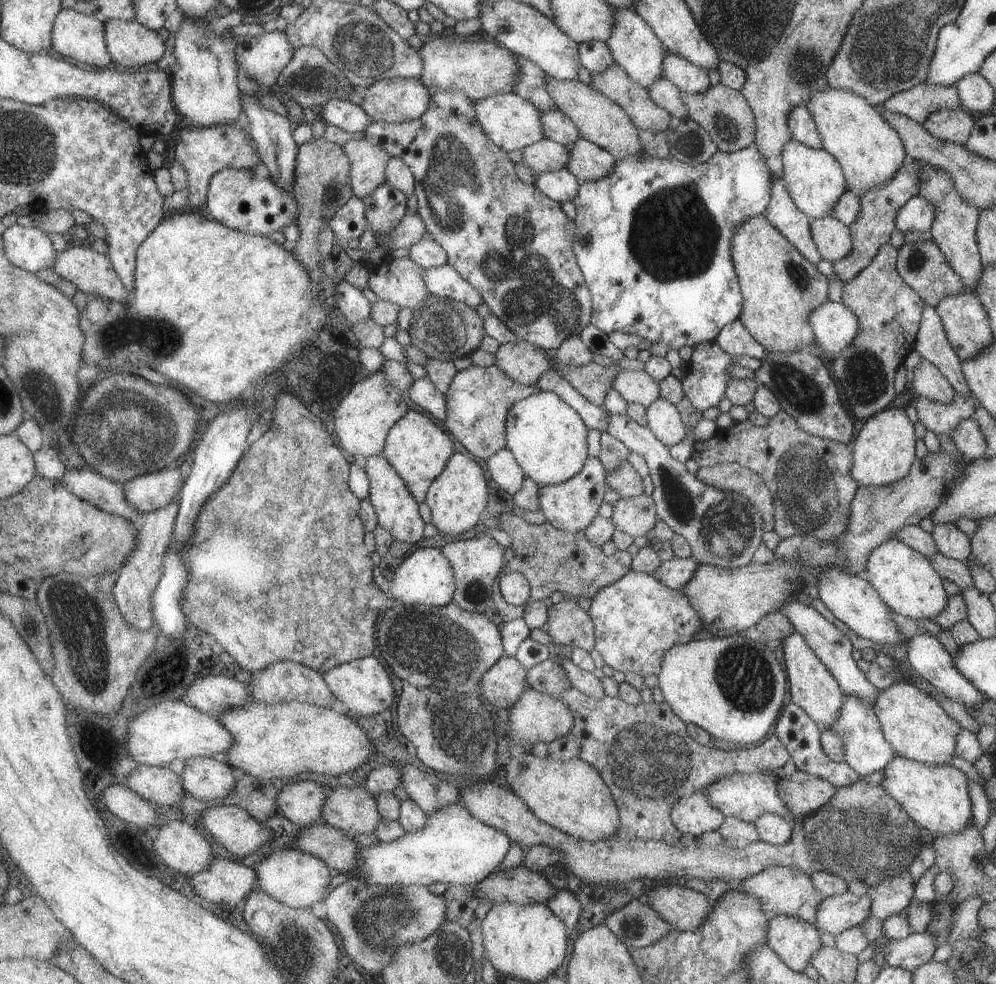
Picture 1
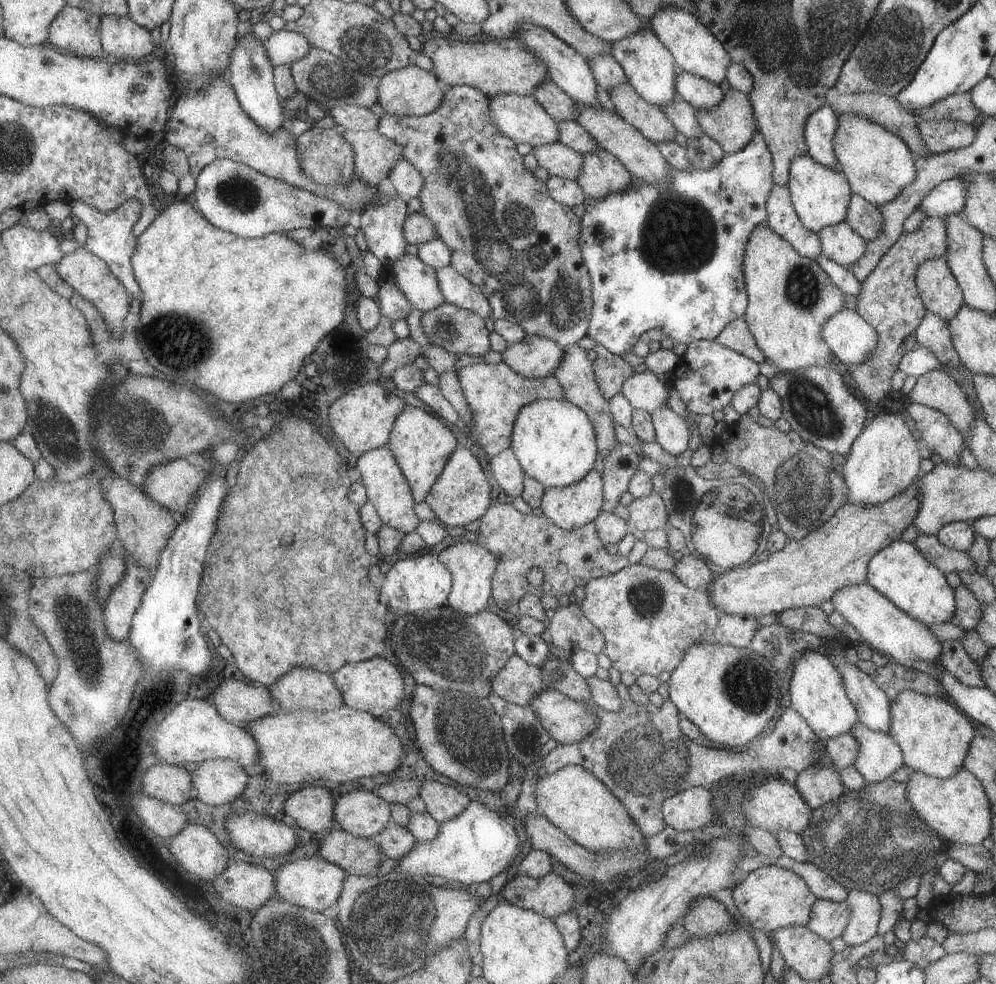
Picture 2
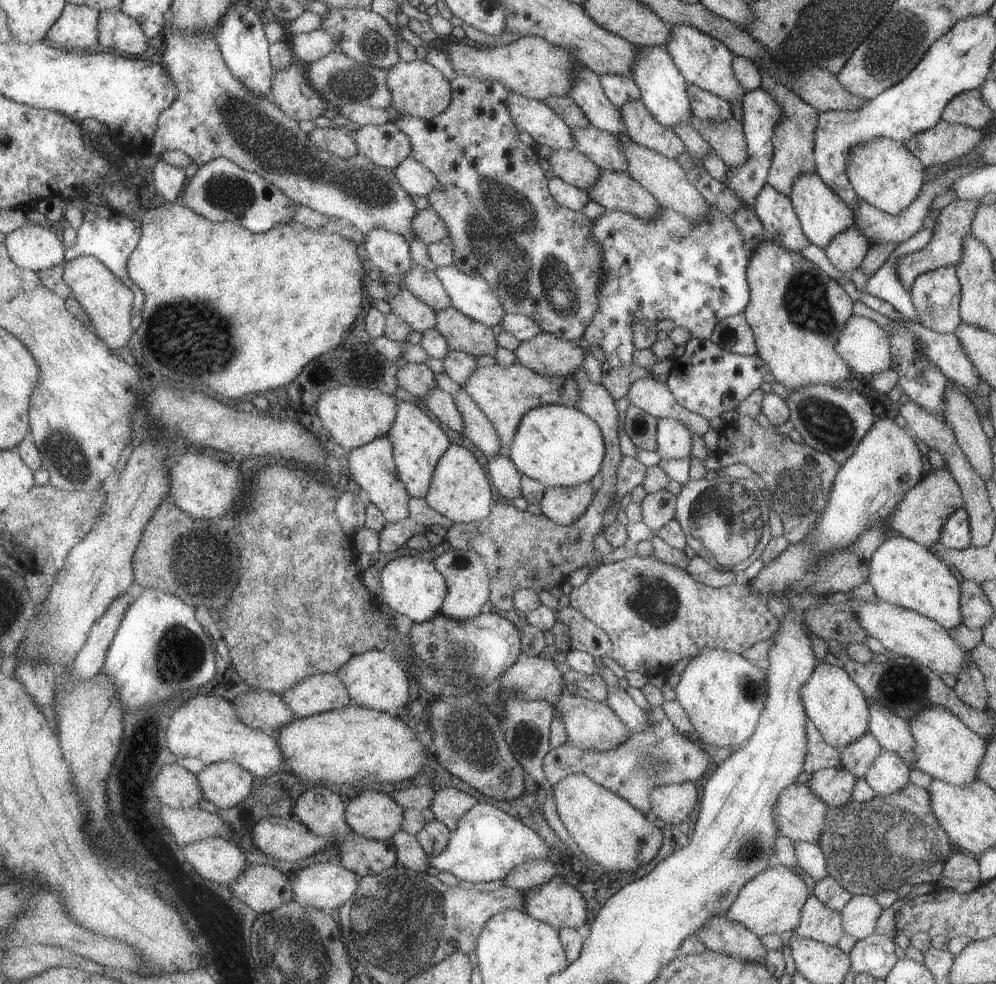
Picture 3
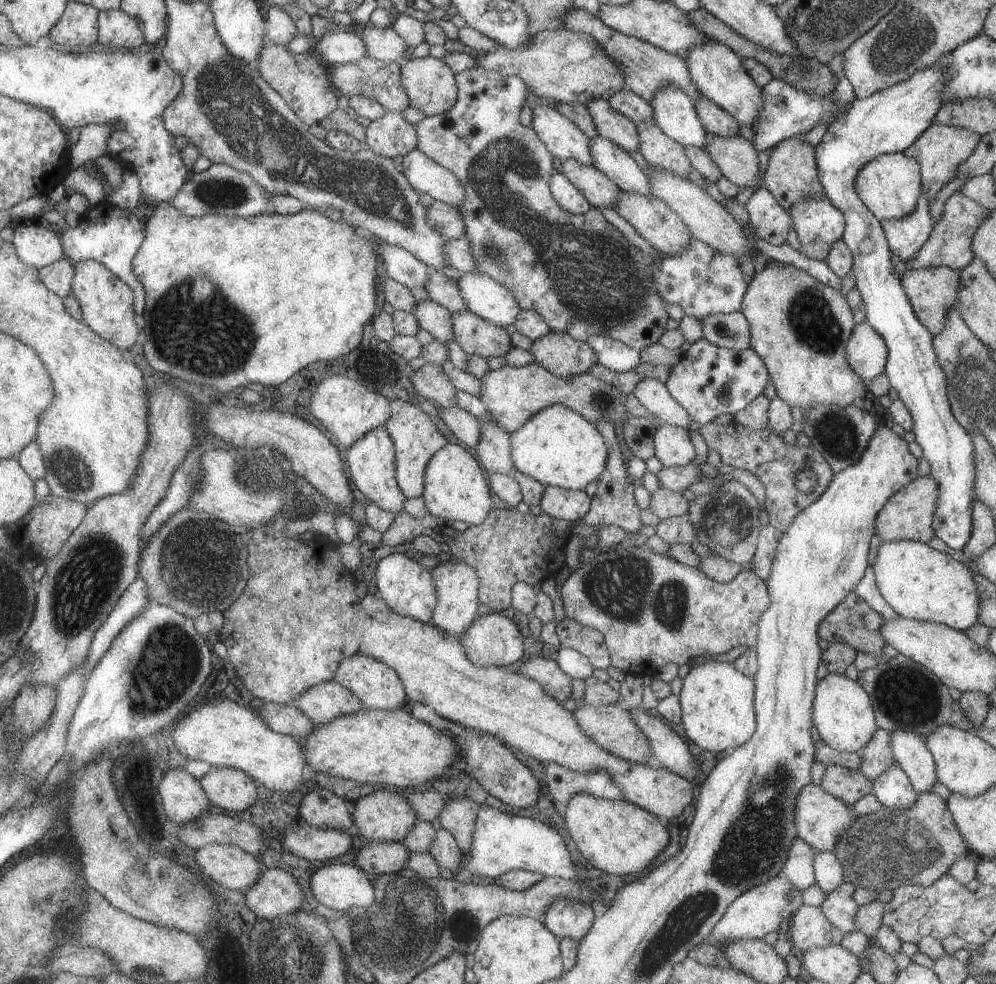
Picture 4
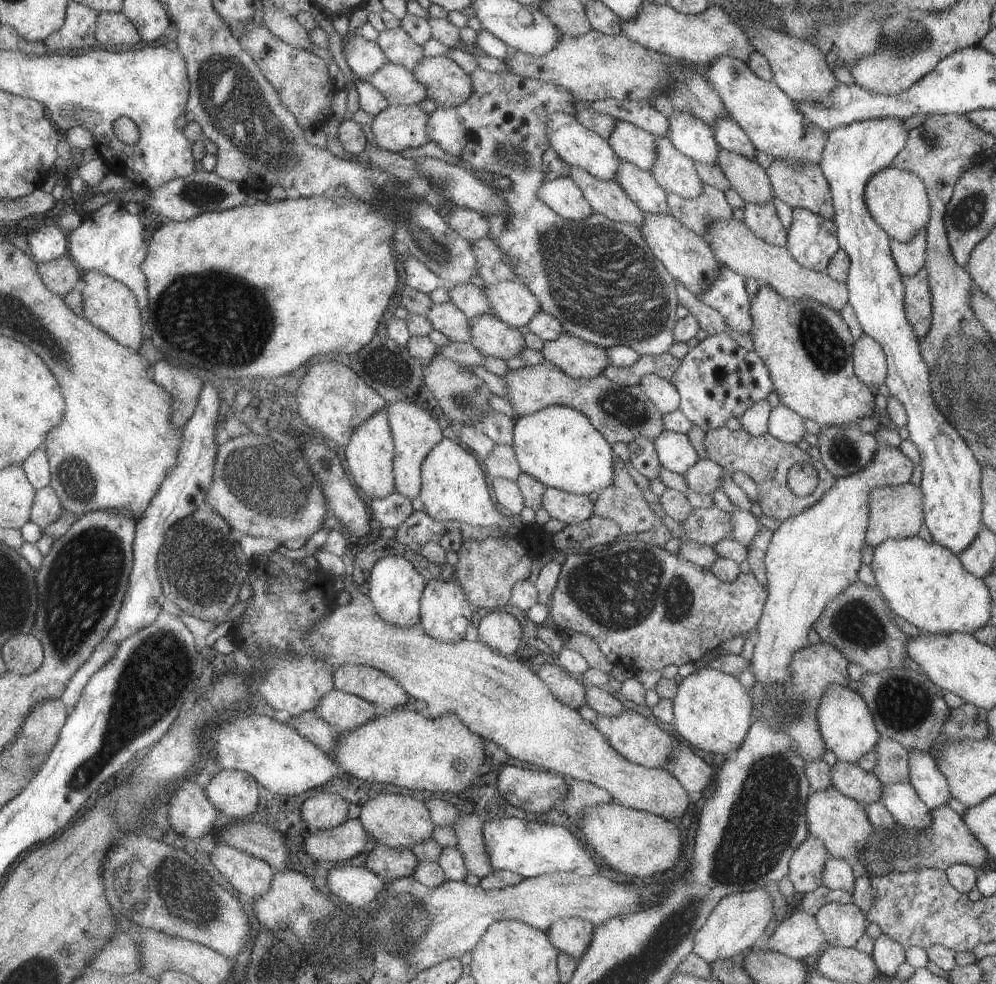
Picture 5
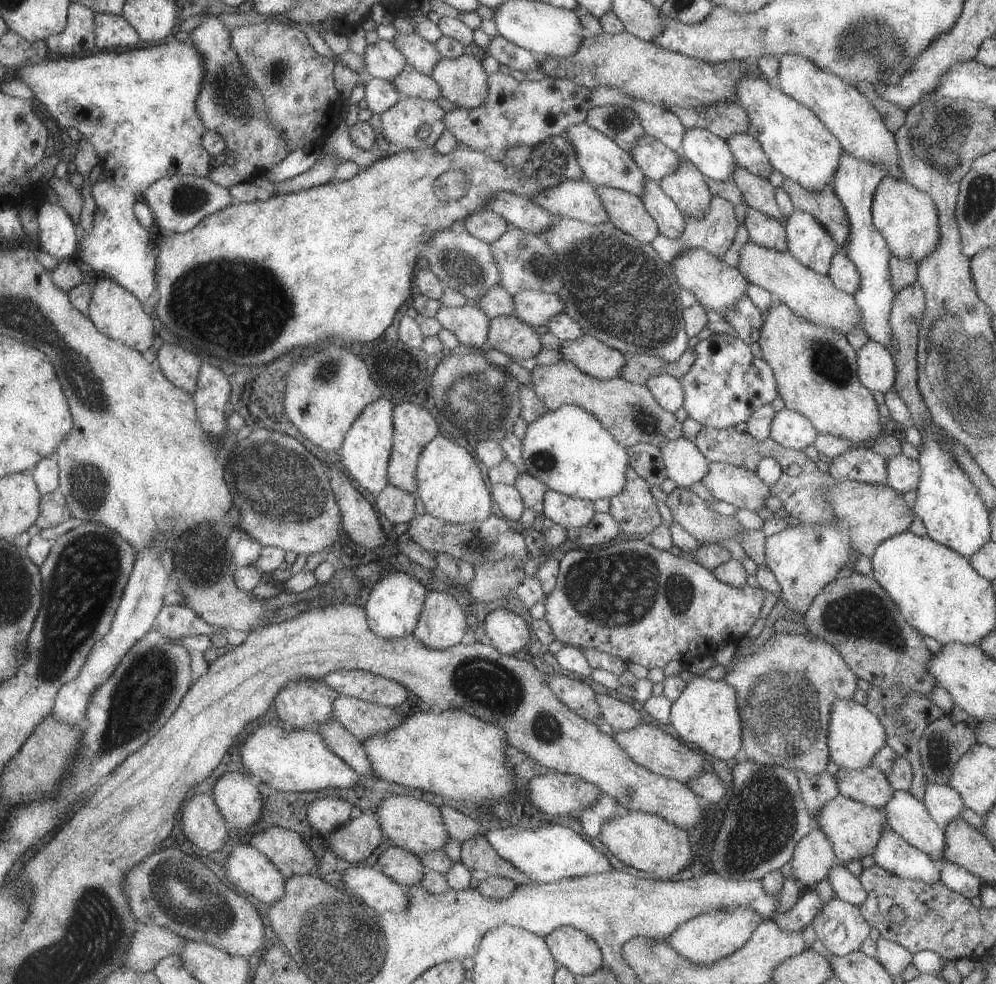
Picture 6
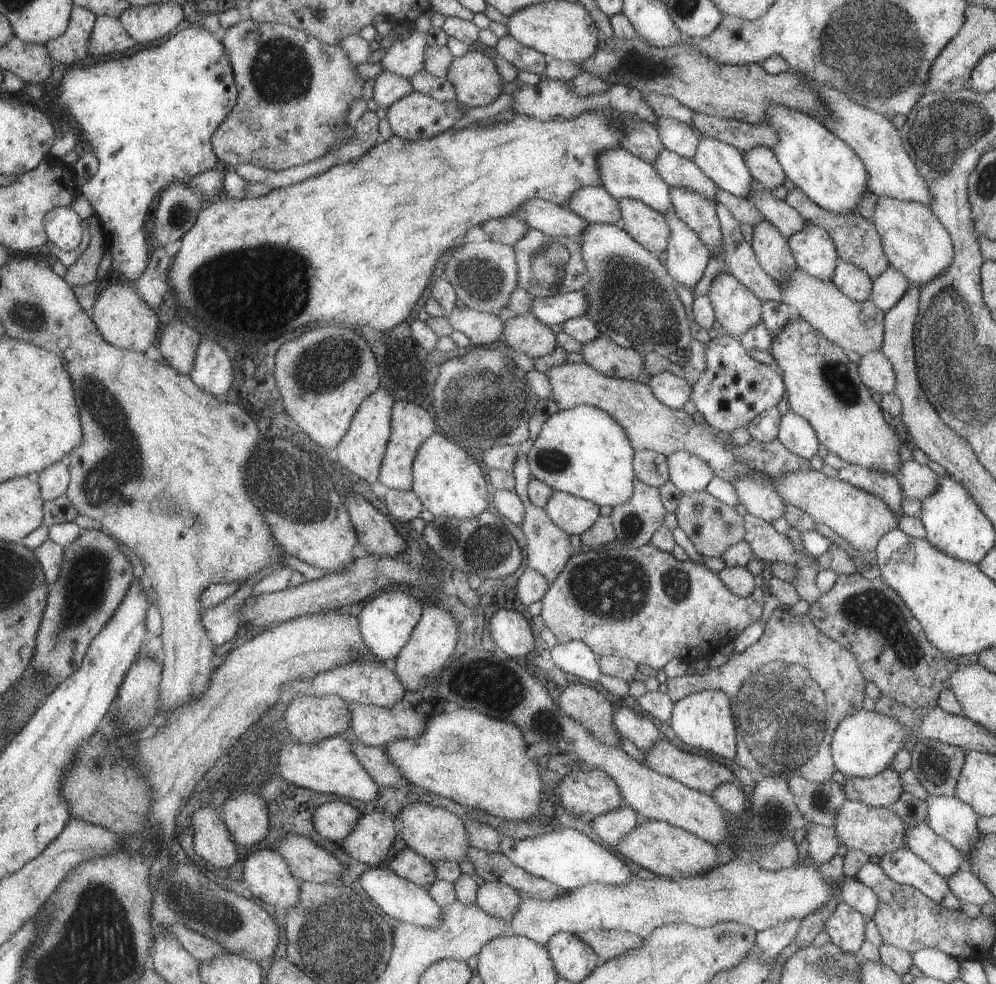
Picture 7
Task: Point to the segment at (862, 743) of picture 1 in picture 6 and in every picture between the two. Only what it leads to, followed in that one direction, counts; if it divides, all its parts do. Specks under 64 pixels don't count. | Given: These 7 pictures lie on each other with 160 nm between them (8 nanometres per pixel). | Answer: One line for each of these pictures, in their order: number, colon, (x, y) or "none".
2: (878, 756)
3: (887, 772)
4: (892, 788)
5: (900, 799)
6: (906, 816)

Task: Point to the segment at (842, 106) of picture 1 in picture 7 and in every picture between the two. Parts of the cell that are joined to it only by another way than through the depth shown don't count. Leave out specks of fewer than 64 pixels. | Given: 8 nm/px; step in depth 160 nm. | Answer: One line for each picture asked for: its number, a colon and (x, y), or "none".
2: (877, 164)
3: (883, 173)
4: (888, 185)
5: (897, 200)
6: (906, 217)
7: (913, 240)

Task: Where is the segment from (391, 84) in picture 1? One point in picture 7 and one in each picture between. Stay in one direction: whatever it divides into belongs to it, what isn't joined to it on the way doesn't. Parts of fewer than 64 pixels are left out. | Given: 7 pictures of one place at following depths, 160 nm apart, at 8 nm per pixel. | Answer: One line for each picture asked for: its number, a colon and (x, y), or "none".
2: (409, 92)
3: (419, 89)
4: (432, 86)
5: (447, 85)
6: (464, 83)
7: (476, 80)

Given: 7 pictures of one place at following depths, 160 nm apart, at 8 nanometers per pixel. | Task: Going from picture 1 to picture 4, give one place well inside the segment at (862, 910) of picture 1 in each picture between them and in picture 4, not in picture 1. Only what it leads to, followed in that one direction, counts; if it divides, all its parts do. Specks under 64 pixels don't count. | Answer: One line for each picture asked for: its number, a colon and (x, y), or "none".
2: (828, 919)
3: (818, 922)
4: (808, 927)

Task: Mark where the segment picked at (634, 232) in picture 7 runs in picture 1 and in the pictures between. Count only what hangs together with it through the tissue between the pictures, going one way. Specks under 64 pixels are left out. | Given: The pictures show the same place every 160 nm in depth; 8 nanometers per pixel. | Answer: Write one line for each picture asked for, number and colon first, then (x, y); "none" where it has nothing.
1: (544, 155)
2: (557, 159)
3: (574, 168)
4: (600, 192)
5: (606, 197)
6: (626, 212)

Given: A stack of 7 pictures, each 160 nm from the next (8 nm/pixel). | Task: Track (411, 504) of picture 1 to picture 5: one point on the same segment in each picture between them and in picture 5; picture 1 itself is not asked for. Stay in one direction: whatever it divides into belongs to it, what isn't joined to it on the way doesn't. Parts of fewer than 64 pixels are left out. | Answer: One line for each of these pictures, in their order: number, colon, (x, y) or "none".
2: (389, 490)
3: (373, 467)
4: (372, 460)
5: (371, 454)

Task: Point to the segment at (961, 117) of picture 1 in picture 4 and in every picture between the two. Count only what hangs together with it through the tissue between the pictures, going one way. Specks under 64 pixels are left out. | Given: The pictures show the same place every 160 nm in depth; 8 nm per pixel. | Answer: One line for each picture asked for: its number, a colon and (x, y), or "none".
2: (938, 136)
3: (944, 141)
4: (938, 150)

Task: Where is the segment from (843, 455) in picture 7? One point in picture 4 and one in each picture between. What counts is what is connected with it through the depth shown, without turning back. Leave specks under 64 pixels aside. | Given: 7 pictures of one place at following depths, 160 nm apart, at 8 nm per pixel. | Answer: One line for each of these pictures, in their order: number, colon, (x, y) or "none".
4: (799, 327)
5: (807, 348)
6: (814, 368)

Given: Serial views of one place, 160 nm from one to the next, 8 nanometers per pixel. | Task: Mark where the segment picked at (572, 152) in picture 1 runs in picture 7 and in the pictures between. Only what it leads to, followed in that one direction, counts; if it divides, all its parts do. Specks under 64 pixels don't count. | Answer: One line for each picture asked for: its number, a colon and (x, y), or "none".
2: (600, 173)
3: (612, 190)
4: (660, 226)
5: (687, 257)
6: (715, 285)
7: (735, 308)

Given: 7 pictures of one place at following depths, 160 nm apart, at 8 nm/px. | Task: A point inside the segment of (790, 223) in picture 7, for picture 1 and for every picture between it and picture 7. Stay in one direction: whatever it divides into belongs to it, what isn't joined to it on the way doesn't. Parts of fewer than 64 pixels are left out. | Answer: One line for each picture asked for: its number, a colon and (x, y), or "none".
1: (723, 113)
2: (730, 123)
3: (726, 139)
4: (735, 156)
5: (745, 175)
6: (756, 191)

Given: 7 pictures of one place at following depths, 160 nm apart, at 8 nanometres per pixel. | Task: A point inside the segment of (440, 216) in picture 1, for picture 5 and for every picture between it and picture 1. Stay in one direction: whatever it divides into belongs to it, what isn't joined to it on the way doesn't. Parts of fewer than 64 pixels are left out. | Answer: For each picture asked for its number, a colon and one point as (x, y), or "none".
2: (508, 236)
3: (539, 258)
4: (581, 276)
5: (597, 277)

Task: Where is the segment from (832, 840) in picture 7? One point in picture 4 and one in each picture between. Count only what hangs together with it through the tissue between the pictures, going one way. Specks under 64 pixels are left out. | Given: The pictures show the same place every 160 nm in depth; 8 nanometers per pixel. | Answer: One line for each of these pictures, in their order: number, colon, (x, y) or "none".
4: (797, 868)
5: (804, 872)
6: (812, 858)

